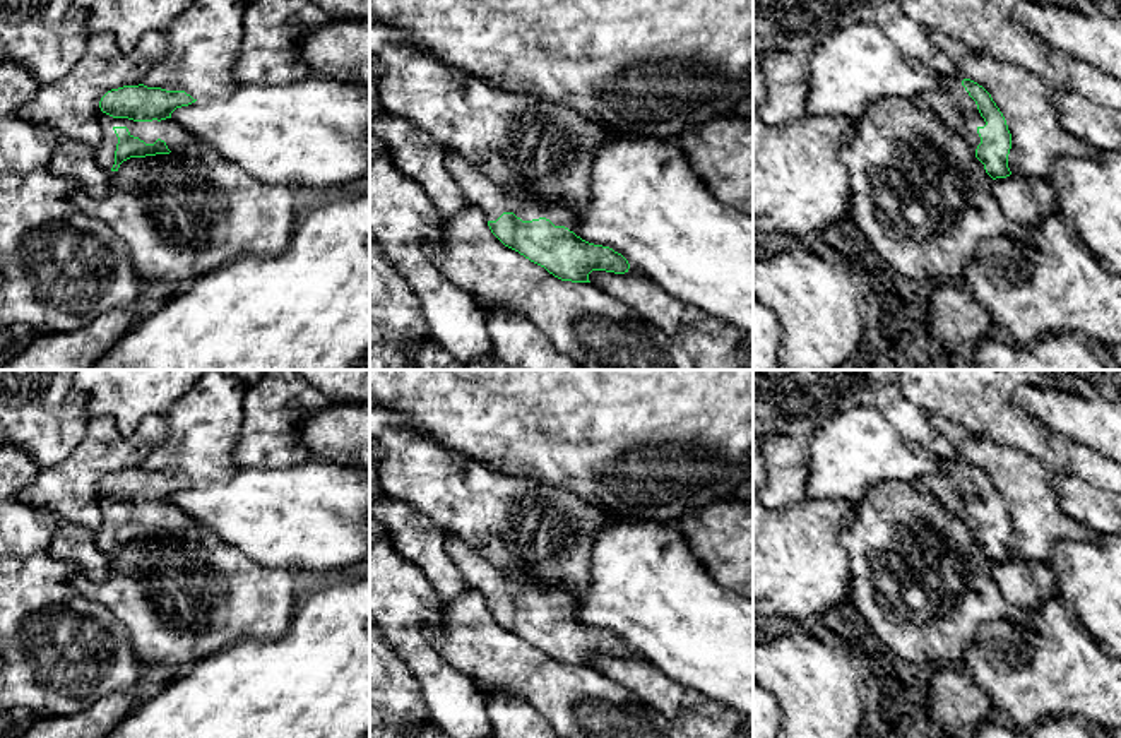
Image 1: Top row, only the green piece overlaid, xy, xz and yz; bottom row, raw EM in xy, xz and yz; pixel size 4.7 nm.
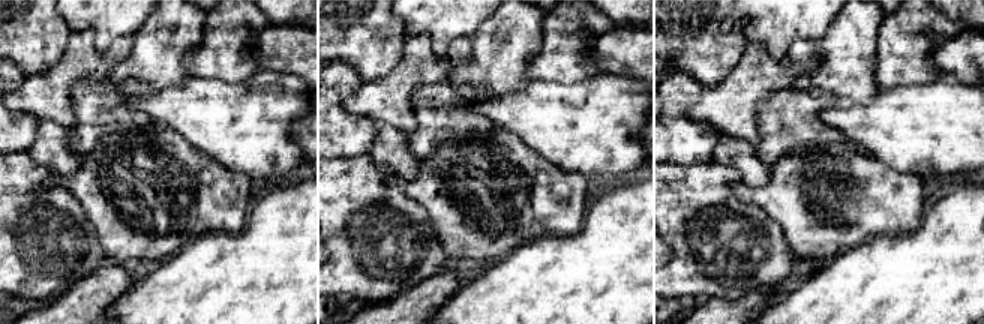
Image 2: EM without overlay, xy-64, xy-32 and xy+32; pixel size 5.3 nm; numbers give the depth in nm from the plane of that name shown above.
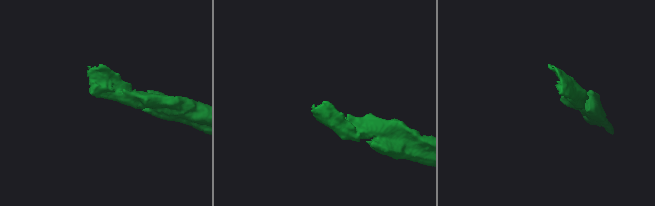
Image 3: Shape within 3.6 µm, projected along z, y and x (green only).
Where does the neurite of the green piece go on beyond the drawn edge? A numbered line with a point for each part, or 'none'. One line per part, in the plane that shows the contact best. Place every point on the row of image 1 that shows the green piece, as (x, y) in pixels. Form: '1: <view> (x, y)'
1: xy (177, 139)

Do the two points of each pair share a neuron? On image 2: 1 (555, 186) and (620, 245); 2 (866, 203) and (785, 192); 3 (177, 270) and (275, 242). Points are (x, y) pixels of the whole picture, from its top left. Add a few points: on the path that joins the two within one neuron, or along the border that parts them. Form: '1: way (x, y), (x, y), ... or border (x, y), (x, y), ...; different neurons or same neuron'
1: border (593, 198), (582, 225), (572, 234), (558, 236); different neurons
2: way (846, 203), (825, 200), (804, 189); same neuron
3: way (201, 270), (246, 270), (251, 266); same neuron

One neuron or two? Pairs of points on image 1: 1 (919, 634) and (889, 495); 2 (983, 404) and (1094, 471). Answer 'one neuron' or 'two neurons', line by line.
1: one neuron
2: one neuron

